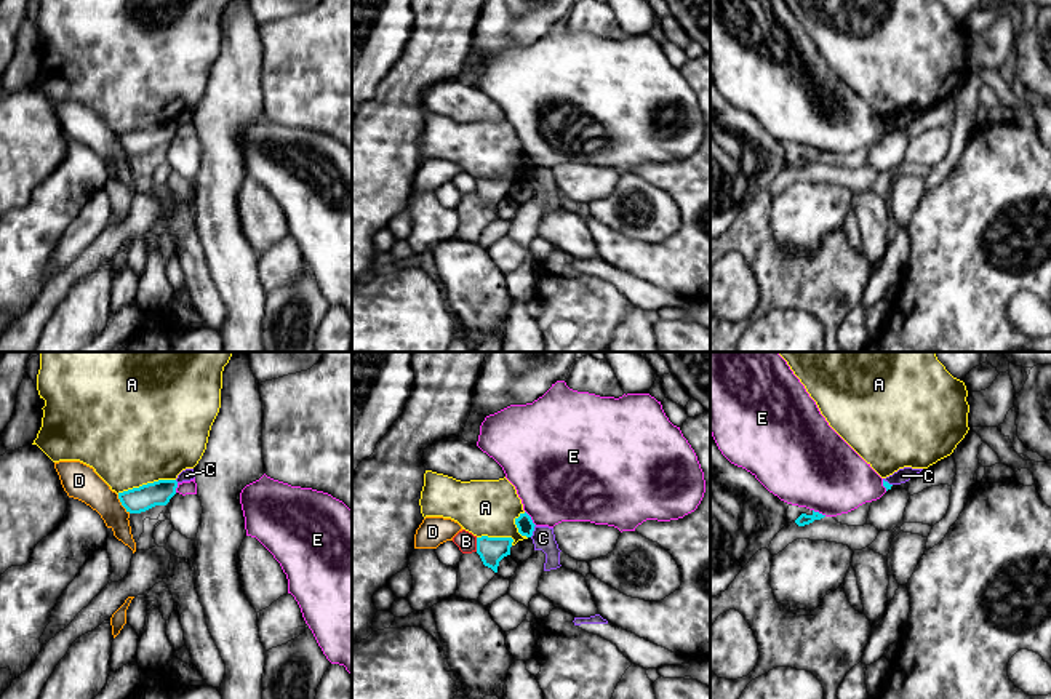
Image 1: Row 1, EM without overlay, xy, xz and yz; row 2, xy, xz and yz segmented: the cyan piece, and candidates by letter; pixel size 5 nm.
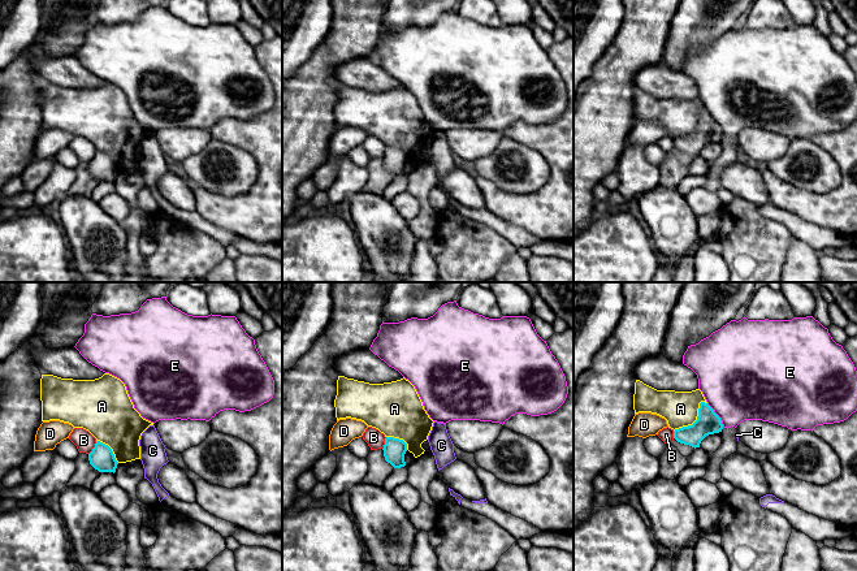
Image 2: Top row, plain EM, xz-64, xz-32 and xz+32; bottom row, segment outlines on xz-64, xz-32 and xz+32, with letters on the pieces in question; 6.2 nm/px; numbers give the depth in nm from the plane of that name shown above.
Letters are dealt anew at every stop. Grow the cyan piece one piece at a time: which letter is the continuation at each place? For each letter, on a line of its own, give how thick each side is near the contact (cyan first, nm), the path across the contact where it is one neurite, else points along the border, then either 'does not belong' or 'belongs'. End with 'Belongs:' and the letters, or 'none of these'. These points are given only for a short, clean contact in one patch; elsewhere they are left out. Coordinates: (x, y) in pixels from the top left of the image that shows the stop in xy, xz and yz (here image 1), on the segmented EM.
A: calibres 130 and 500 nm; does not belong
B: calibres 140 and 100 nm; does not belong
C: calibres 90 and 110 nm; border xz (535, 525), (530, 536); does not belong
D: calibres 130 and 180 nm; border xy (117, 495), (119, 501), (130, 512); does not belong
E: calibres 90 and 440 nm; border xz (525, 511), (536, 525); does not belong
Belongs: none of these

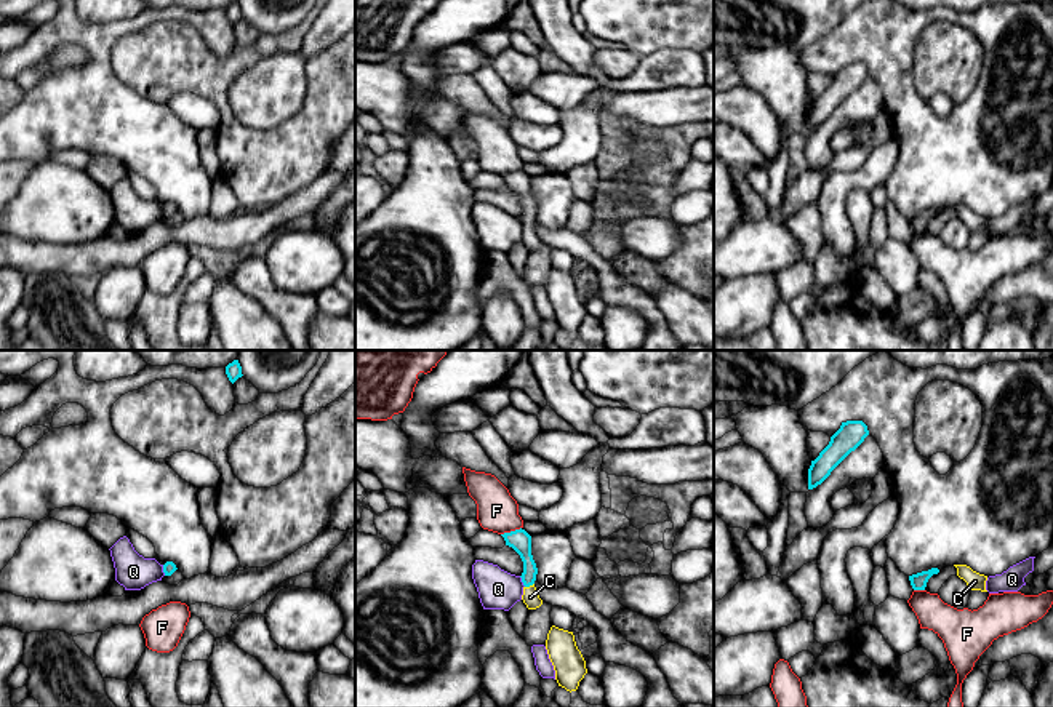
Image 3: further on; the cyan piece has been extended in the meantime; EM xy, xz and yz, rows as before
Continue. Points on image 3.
C: calibres 110 and 80 nm; way xz (520, 541), (528, 562), (528, 586), (530, 597); belongs
F: calibres 110 and 200 nm; does not belong
Q: calibres 110 and 200 nm; does not belong
Belongs: C

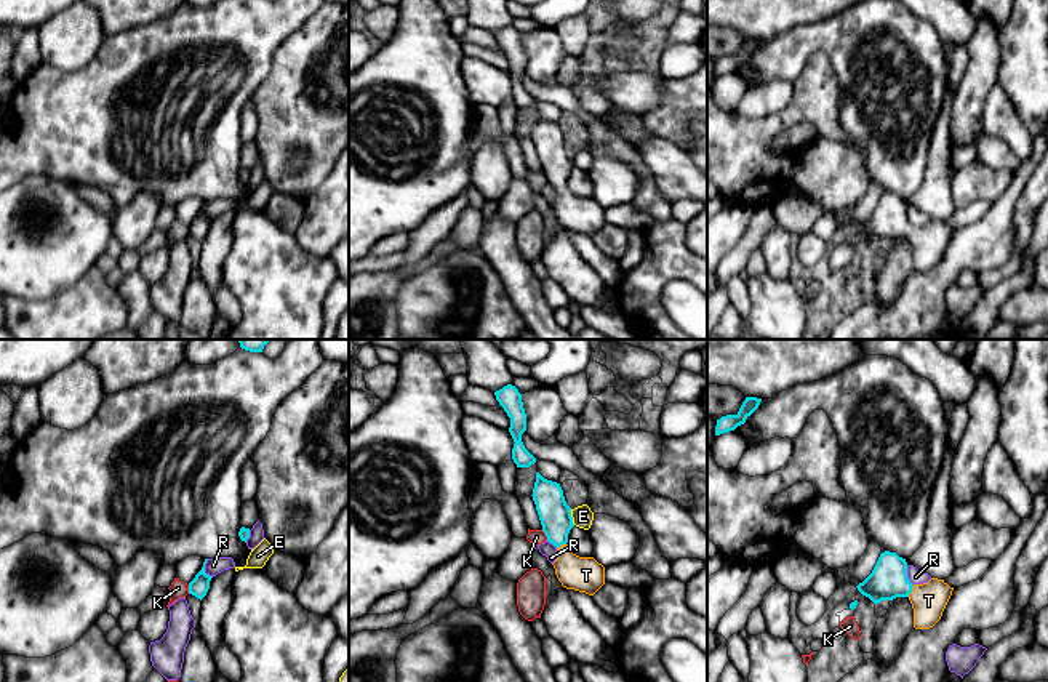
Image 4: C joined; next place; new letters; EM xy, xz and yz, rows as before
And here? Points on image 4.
E: calibres 160 and 100 nm; does not belong
K: calibres 160 and 80 nm; border xz (541, 530), (548, 540); does not belong
R: calibres 100 and 80 nm; does not belong
T: calibres 190 and 180 nm; way yz (888, 580), (911, 591), (928, 601); belongs
Belongs: T

